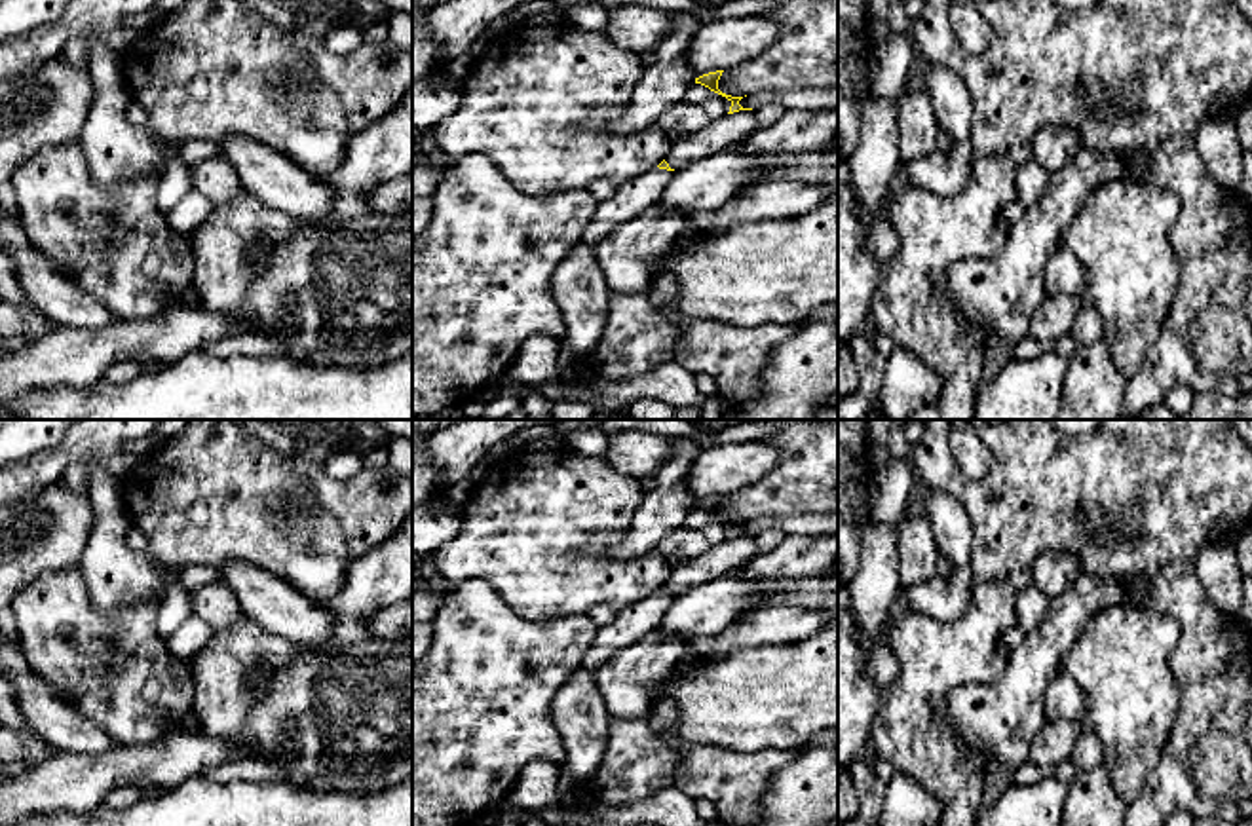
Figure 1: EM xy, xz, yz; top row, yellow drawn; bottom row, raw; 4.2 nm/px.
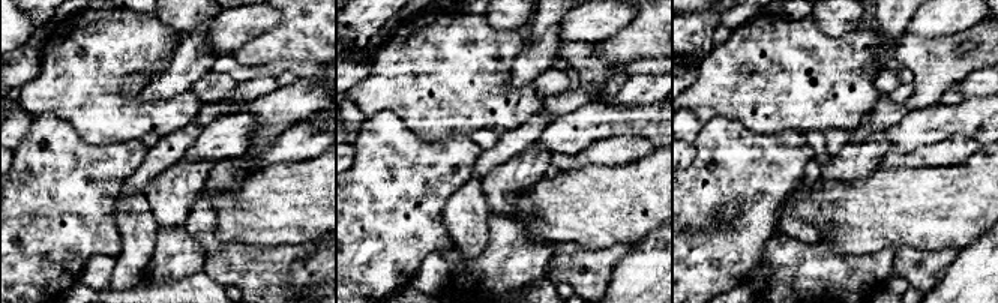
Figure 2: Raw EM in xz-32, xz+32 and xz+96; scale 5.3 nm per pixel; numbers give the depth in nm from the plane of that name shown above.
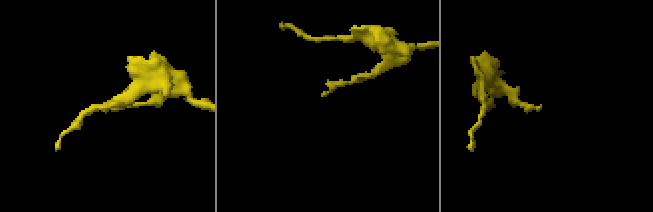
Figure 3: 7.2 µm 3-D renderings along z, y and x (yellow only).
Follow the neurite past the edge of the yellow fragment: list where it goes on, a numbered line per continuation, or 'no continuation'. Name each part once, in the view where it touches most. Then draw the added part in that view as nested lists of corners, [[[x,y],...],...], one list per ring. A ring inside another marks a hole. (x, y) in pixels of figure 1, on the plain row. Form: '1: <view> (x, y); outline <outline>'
1: xz (631, 623); outline [[[655,592],[619,610],[612,623],[598,629],[578,670],[595,674],[595,670],[616,651],[638,642],[648,632],[655,630],[665,617],[671,602],[673,596]]]

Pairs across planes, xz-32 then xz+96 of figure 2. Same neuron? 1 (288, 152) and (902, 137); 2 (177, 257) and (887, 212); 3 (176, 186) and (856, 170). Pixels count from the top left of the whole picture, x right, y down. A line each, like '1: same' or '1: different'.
1: different
2: different
3: same

